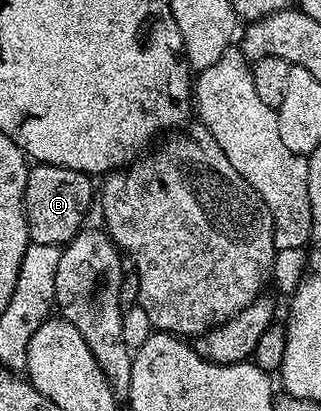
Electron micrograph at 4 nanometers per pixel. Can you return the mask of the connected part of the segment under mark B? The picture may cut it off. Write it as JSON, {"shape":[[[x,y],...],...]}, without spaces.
{"shape":[[[36,164],[28,171],[24,211],[28,221],[28,237],[32,242],[47,246],[68,245],[81,230],[85,229],[84,217],[94,206],[93,179],[74,168]]]}

